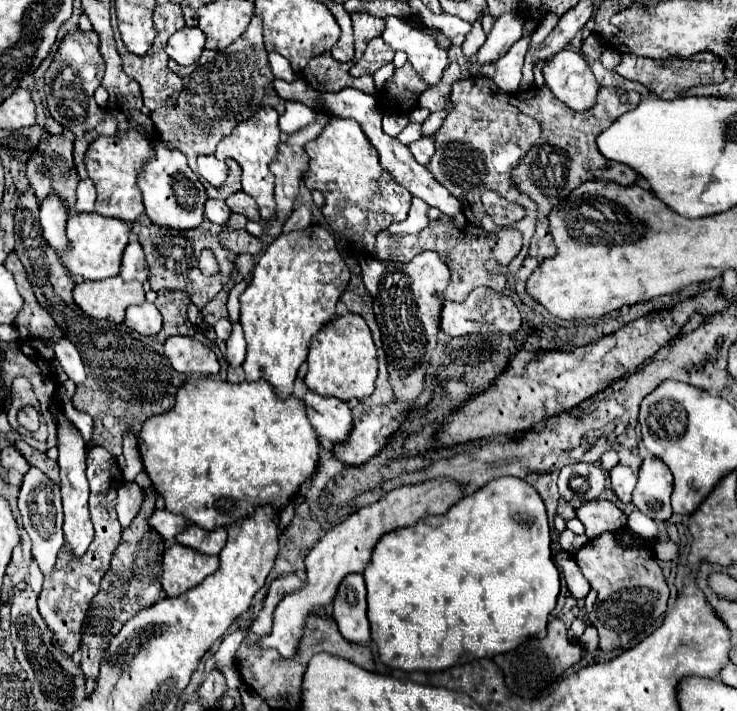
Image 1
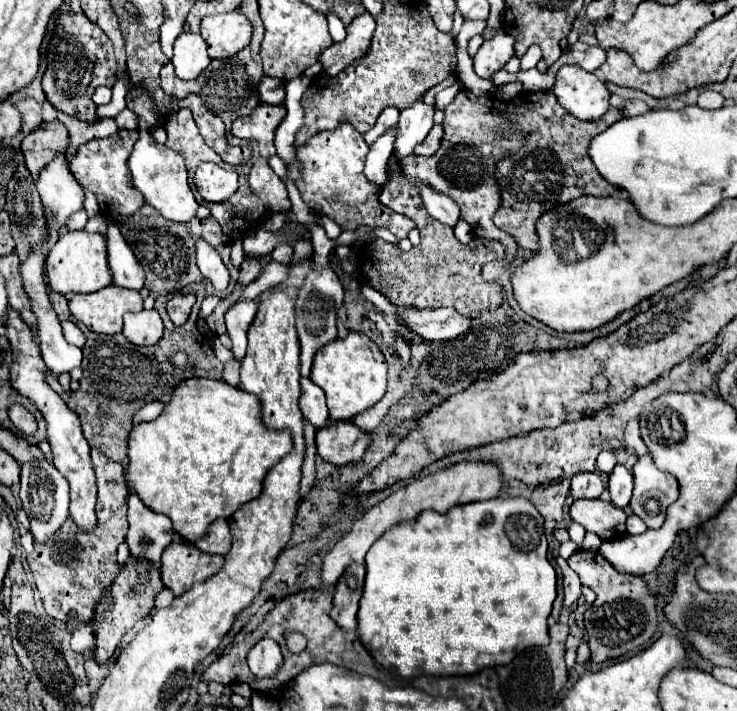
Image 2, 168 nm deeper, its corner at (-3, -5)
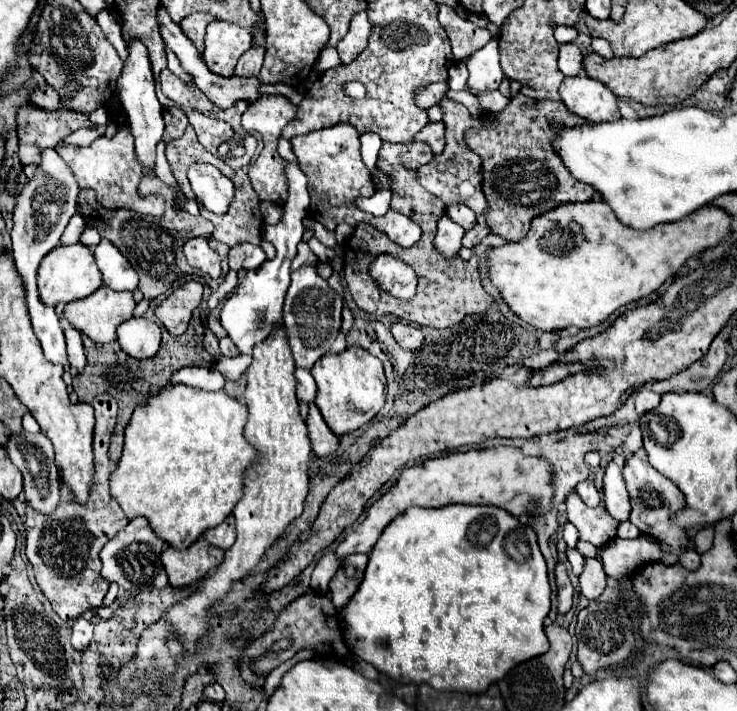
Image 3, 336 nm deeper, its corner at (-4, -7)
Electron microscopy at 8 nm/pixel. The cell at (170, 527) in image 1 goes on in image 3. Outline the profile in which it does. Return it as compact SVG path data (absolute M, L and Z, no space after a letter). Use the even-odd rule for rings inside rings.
M137 517L137 519L129 521L129 525L123 531L119 531L119 535L115 535L101 549L101 563L103 563L101 575L109 583L117 583L125 591L139 591L143 587L149 587L153 583L153 579L157 577L157 573L163 569L161 567L163 547L165 547L165 543L151 531L147 519Z

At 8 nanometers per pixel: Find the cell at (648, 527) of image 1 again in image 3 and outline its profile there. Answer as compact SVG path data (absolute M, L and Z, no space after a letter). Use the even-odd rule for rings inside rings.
M625 521L625 523L621 523L619 527L617 527L617 537L621 537L621 539L635 539L635 537L639 537L641 533L639 533L639 529L631 523L631 521Z

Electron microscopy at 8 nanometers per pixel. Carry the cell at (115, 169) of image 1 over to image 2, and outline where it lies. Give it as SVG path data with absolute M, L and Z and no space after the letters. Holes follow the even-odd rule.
M120 129L112 137L94 139L94 141L80 145L78 153L74 155L74 159L70 163L70 171L76 177L76 181L96 195L100 213L116 223L126 221L126 217L130 217L130 213L136 213L144 205L142 193L136 187L132 187L130 173L126 171L126 159L130 157L136 139L138 139L138 131Z

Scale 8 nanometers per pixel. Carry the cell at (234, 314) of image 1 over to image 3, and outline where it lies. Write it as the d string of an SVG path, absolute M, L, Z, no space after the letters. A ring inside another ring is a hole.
M301 241L301 243L299 243L299 249L297 249L297 257L293 259L291 269L295 271L295 269L299 269L301 265L315 265L315 261L317 261L317 255L309 249L309 245L307 245L305 241Z

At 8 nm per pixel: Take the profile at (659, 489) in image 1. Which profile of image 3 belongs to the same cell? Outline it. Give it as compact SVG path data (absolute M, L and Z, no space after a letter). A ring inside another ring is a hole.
M643 449L633 453L631 459L627 459L623 467L623 479L627 485L629 499L631 499L631 523L635 523L635 527L639 527L643 535L649 535L669 547L675 547L675 545L679 545L681 549L687 547L689 543L687 531L671 523L671 515L679 511L679 507L683 507L683 493L673 481L659 475L659 471L651 467L651 463L647 461L647 453Z

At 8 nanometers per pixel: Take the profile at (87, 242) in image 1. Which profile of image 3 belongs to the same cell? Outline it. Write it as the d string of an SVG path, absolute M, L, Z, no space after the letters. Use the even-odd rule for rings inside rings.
M75 243L69 247L55 247L47 259L39 265L39 275L37 275L37 287L39 287L39 297L43 299L45 305L55 307L57 303L71 303L77 299L83 299L97 291L103 285L103 279L99 275L99 269L95 265L95 257L89 247Z

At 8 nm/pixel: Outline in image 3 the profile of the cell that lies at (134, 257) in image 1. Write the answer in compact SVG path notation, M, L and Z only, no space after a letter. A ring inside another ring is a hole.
M101 241L95 249L93 249L97 267L103 275L103 283L113 289L113 291L133 291L139 283L139 277L135 273L135 269L129 265L129 261L119 253L119 249L109 243L109 241Z

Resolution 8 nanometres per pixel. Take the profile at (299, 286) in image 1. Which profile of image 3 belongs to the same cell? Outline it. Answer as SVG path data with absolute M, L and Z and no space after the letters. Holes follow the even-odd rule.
M277 331L267 341L253 349L253 363L247 369L247 389L245 399L249 407L249 421L245 425L245 439L255 447L257 457L247 467L243 475L243 497L237 501L233 515L237 523L237 541L225 551L223 563L203 579L203 585L181 603L173 605L163 621L149 627L139 641L137 659L121 669L121 681L127 679L135 669L145 665L161 665L165 675L173 675L177 661L171 659L167 637L181 635L187 655L195 653L199 639L207 637L207 609L217 603L233 583L249 575L249 571L261 561L263 553L281 537L285 527L297 519L303 511L303 501L307 497L309 481L309 461L311 461L311 441L307 437L305 421L299 415L299 405L295 397L295 361L285 337L285 331Z

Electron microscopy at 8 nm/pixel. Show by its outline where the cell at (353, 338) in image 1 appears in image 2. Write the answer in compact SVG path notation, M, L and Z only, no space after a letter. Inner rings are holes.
M350 331L344 339L334 339L318 349L310 379L324 389L332 421L352 419L378 403L386 393L386 361L378 345L364 333Z

